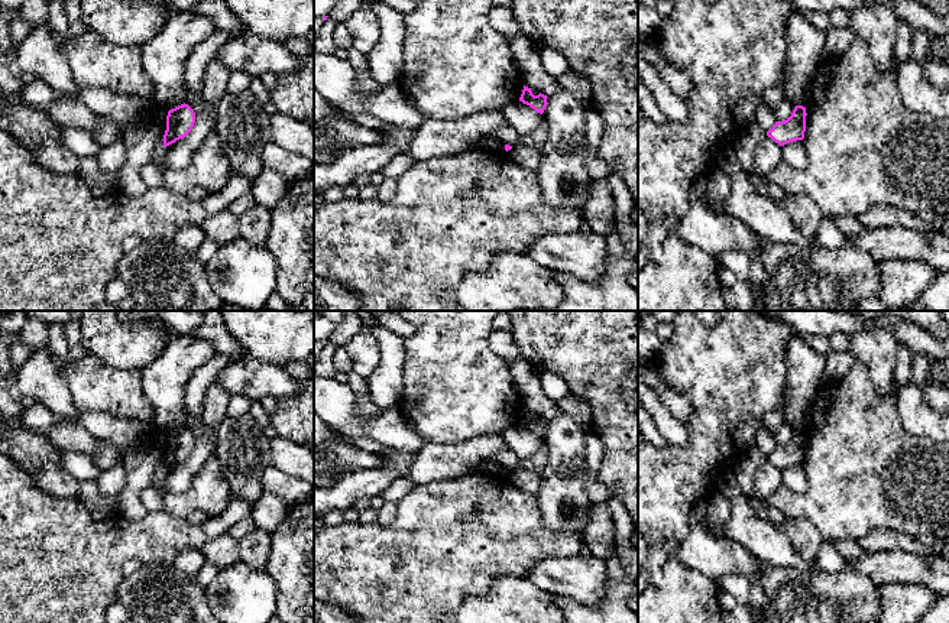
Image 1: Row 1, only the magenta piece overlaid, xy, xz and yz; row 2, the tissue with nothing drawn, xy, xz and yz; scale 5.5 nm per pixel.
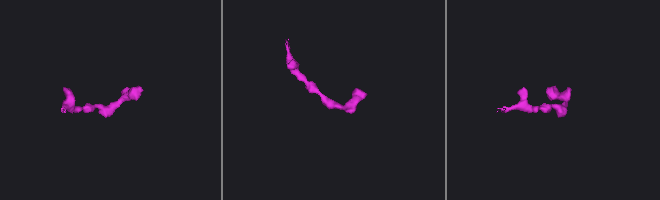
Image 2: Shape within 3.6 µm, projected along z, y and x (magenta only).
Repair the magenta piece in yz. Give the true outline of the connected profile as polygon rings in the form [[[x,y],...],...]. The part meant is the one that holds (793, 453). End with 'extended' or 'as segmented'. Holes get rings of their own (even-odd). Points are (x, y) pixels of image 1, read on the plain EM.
[[[796,429],[791,439],[784,445],[775,445],[775,448],[767,455],[767,460],[780,470],[803,464],[806,455],[806,439],[806,431]]]; as segmented

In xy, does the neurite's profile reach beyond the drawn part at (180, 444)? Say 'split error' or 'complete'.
complete

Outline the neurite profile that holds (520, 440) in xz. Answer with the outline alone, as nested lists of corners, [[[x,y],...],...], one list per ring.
[[[522,425],[511,426],[501,432],[501,437],[521,460],[527,458],[531,452],[540,450],[544,445],[542,438],[537,437]]]

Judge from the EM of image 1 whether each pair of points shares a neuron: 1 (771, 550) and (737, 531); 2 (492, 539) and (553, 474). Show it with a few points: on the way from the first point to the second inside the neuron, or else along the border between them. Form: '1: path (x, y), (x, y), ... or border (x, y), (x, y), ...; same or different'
1: path (763, 541), (750, 531), (745, 531); same
2: border (535, 496), (543, 523), (547, 528); different

